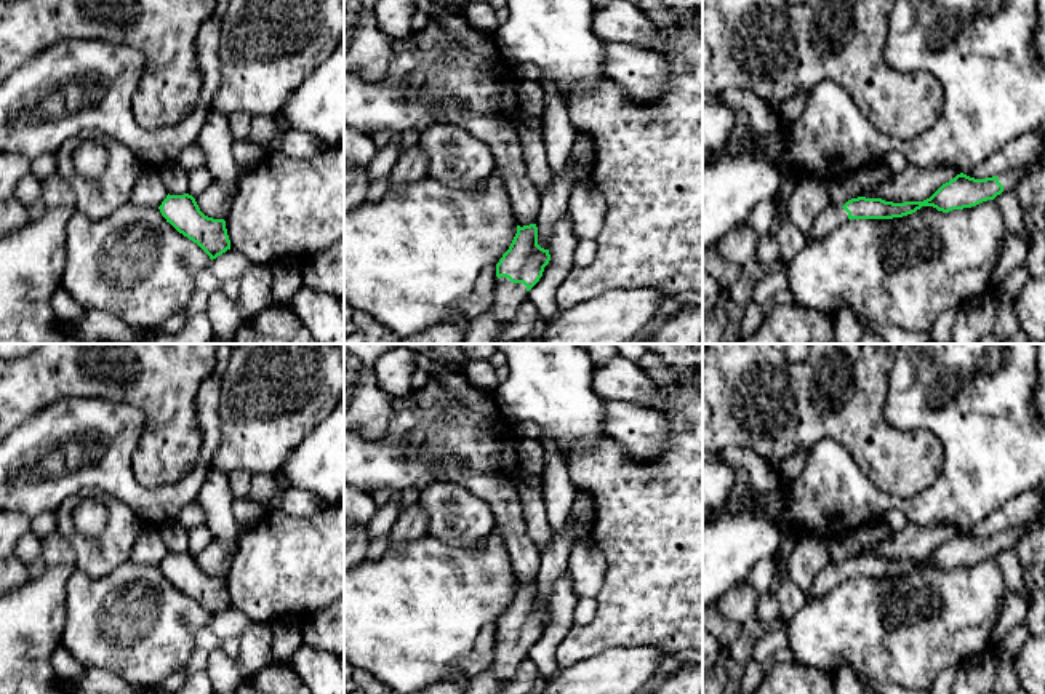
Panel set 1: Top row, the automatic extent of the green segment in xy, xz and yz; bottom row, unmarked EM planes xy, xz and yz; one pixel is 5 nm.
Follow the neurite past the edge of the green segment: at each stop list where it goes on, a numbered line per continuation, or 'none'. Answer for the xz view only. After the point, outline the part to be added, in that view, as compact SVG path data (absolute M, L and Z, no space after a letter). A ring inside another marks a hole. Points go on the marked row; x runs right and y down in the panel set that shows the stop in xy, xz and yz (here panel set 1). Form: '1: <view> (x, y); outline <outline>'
1: xz (508, 298); outline M506 277L498 278L494 302L490 309L496 315L499 325L494 344L504 344L501 333L514 320L518 305L527 299L527 293L523 283L512 283Z

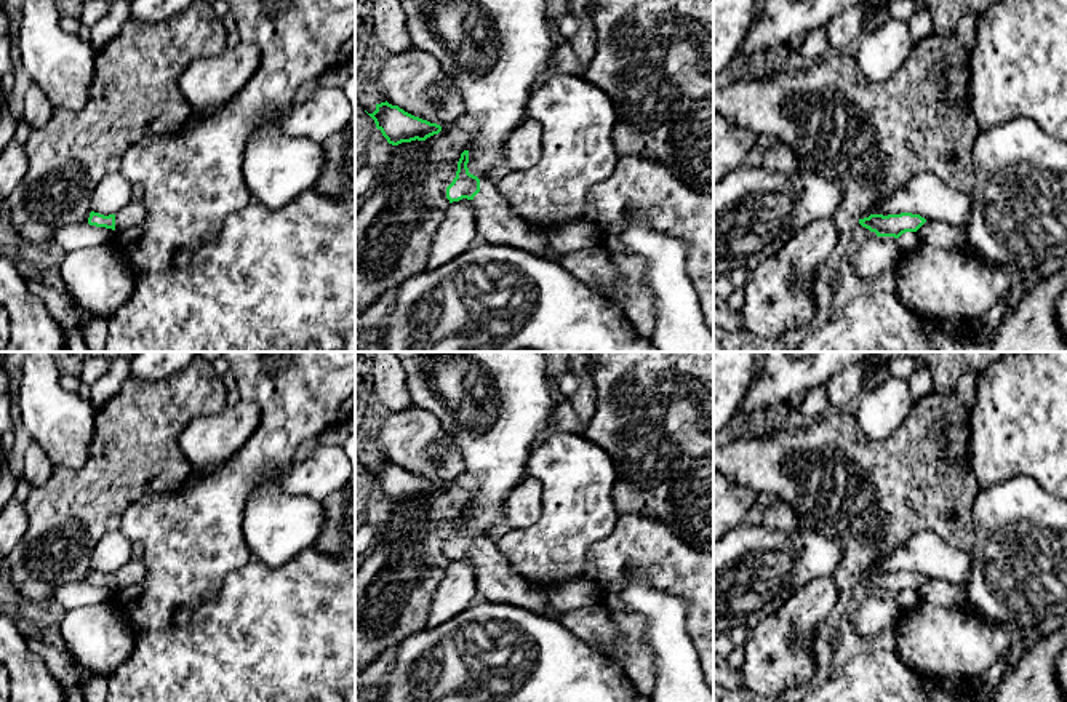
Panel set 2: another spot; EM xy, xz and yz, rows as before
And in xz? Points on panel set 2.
1: xz (496, 223); outline M480 179L480 192L474 197L478 238L491 245L509 245L560 262L550 251L544 229L517 216L496 192L491 181Z

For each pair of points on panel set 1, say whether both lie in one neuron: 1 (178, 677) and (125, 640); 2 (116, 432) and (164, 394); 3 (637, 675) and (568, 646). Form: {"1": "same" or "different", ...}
{"1": "different", "2": "different", "3": "different"}

